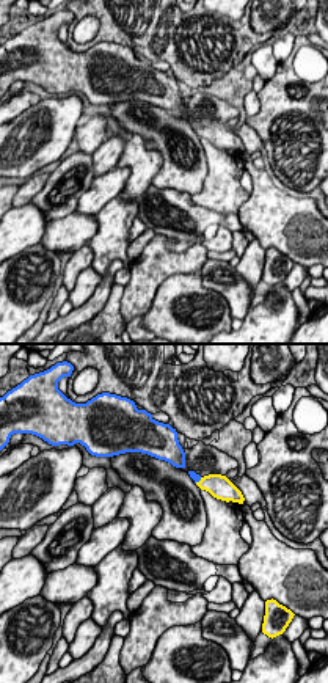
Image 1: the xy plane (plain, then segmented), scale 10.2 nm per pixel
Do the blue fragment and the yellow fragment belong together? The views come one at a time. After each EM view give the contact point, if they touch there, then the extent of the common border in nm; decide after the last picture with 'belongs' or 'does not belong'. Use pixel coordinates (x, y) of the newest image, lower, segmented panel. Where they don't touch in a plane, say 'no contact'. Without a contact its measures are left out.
(198, 481) | 100 nm

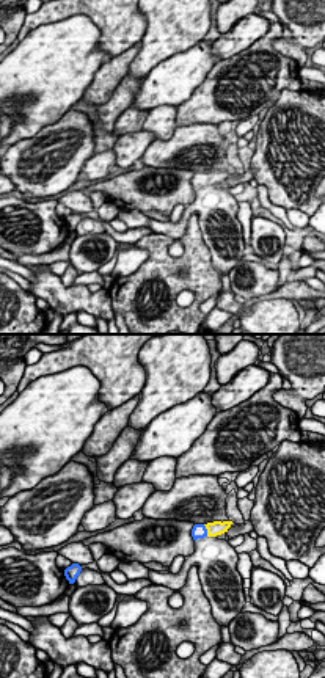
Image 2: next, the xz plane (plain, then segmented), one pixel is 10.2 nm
(206, 531) | 140 nm

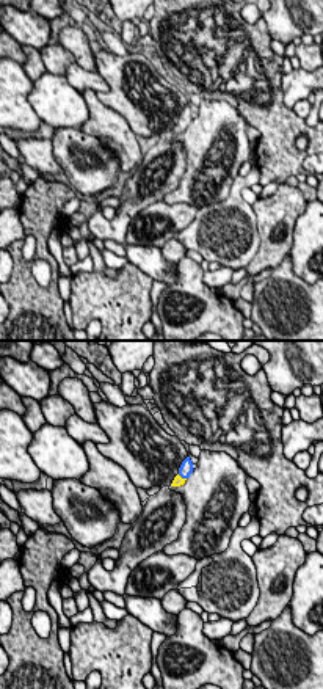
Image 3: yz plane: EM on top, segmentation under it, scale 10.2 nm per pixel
(182, 477) | 110 nm

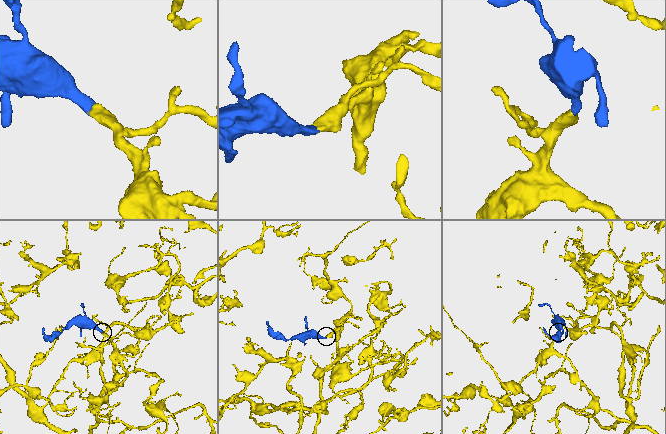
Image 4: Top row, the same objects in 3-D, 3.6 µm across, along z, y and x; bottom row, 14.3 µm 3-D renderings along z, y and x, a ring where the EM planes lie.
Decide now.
belongs

